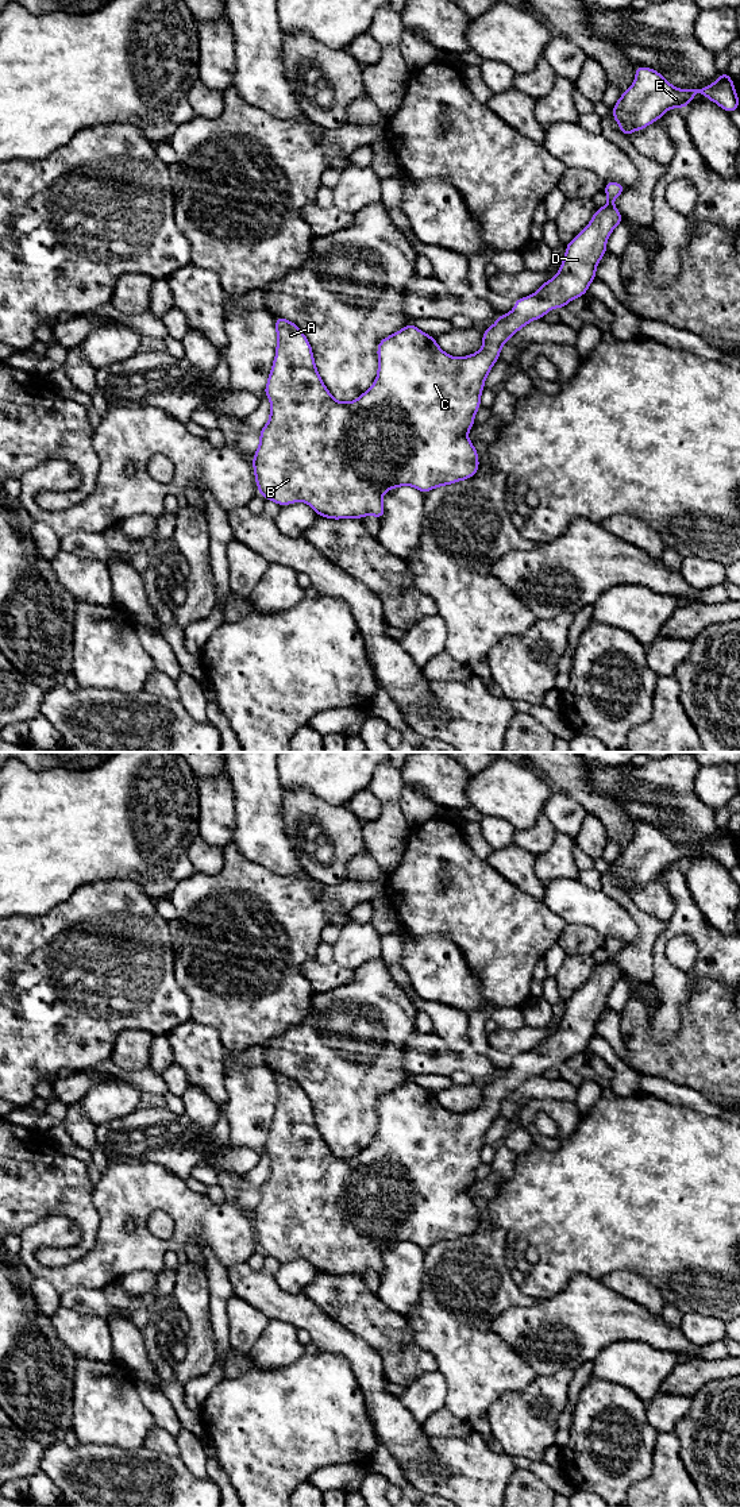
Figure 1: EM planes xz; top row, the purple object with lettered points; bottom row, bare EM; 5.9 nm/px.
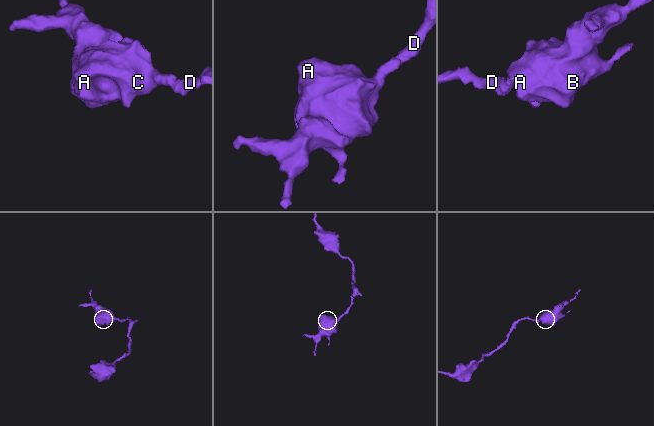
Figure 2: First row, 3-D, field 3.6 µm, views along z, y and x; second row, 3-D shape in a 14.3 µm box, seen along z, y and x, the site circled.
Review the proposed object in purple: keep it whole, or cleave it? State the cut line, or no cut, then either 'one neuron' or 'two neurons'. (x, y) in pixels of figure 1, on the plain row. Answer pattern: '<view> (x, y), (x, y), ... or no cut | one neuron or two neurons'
no cut | one neuron

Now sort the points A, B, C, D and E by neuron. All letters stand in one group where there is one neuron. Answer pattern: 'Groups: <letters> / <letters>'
Groups: A B C D E

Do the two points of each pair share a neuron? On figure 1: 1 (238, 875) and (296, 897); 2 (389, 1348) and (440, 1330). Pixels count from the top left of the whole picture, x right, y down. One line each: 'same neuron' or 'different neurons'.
1: same neuron
2: different neurons

